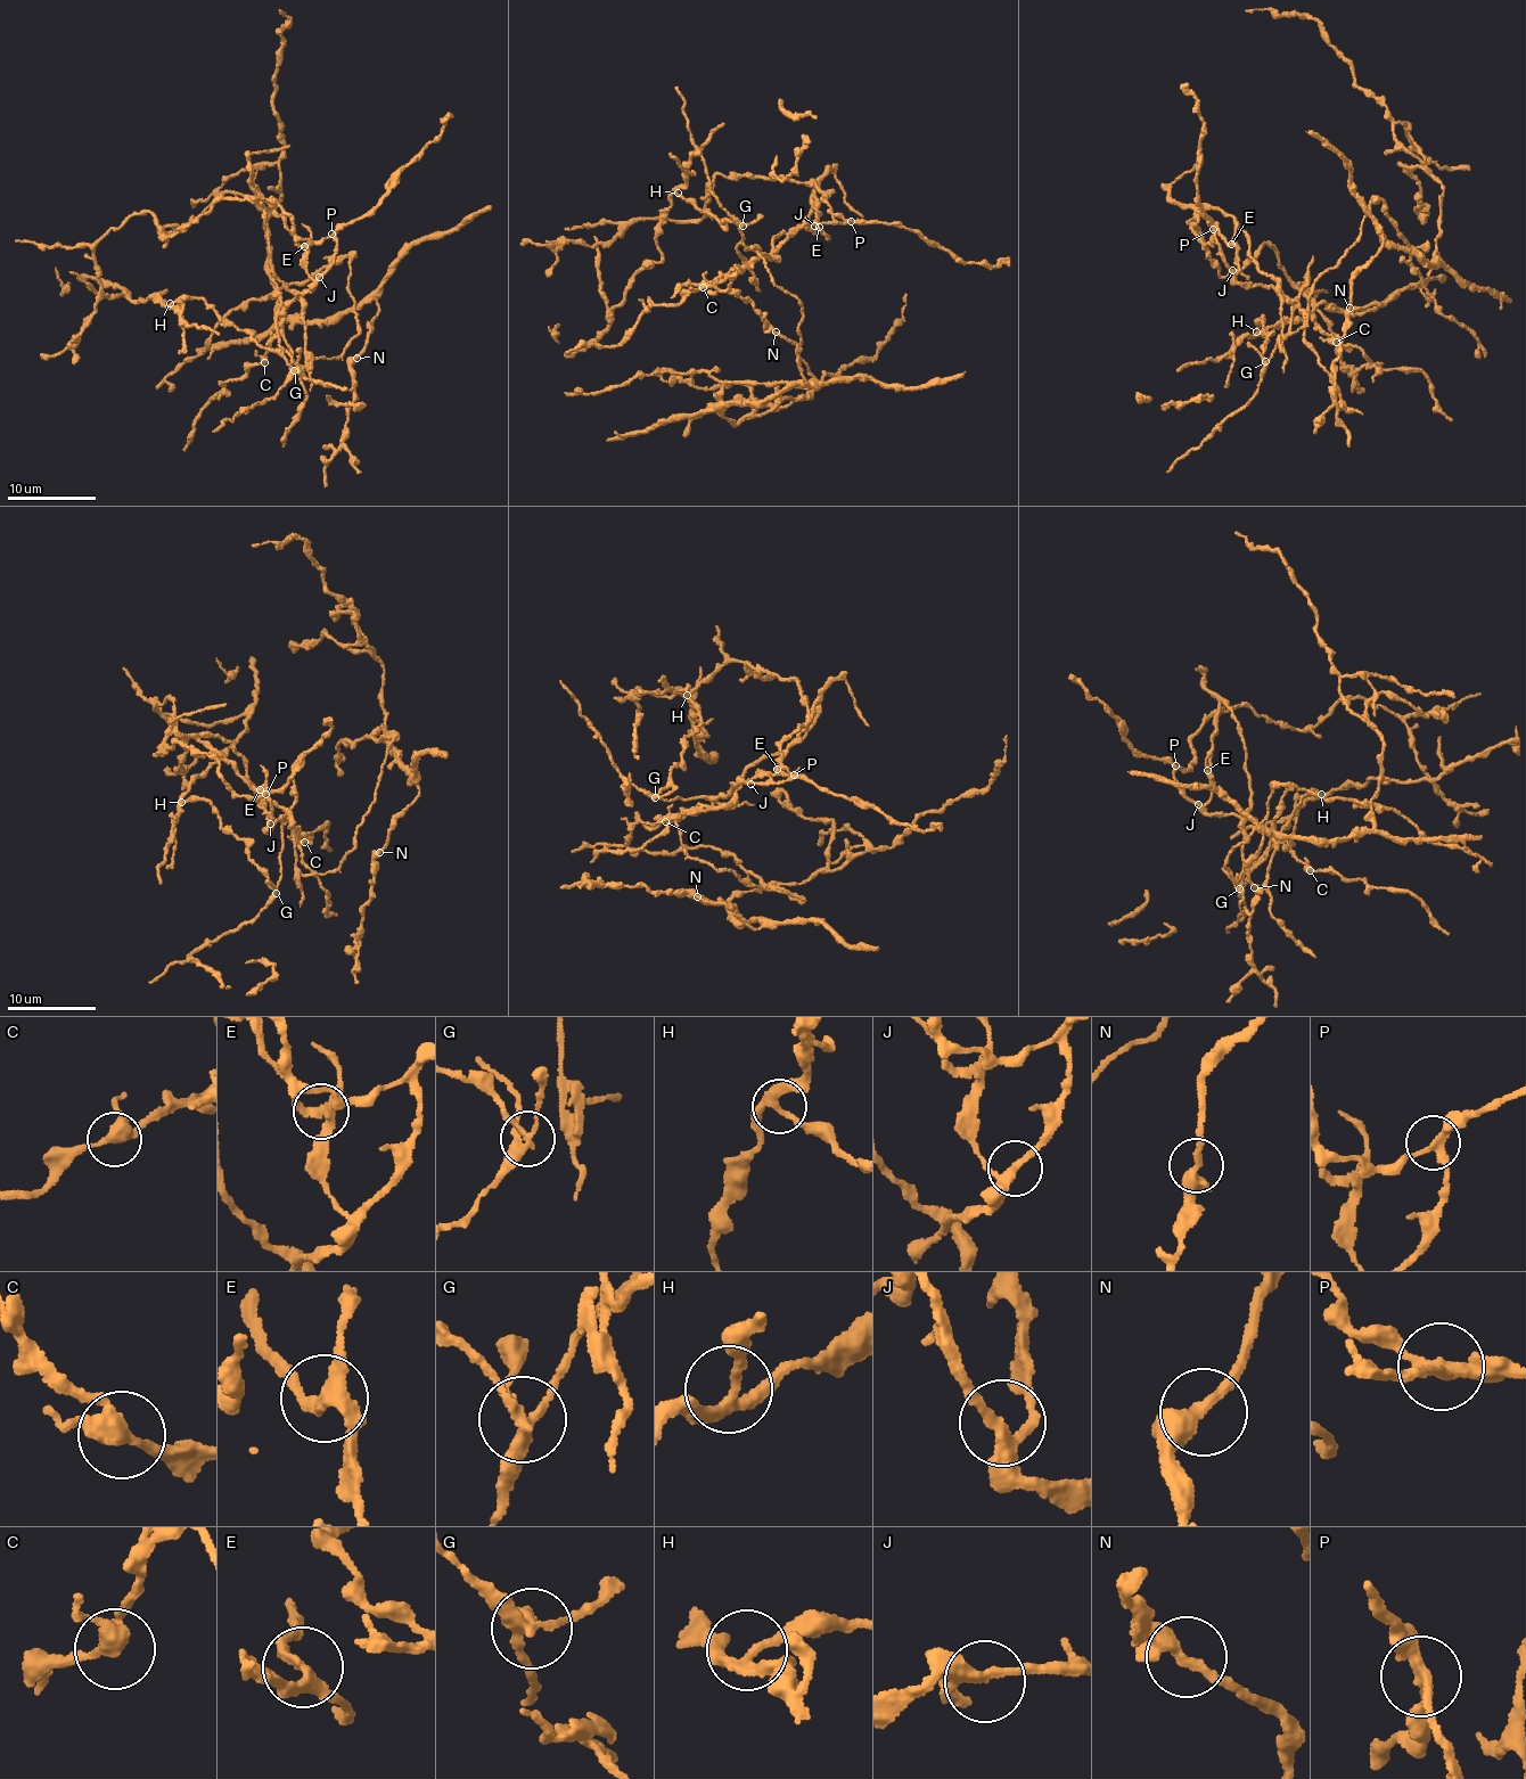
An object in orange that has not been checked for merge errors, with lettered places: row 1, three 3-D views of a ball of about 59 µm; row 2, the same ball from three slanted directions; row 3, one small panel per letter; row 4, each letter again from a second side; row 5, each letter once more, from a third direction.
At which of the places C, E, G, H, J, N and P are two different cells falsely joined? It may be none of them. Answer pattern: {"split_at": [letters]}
{"split_at": ["E", "G"]}

